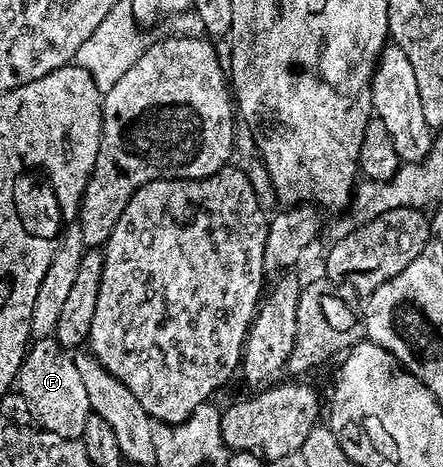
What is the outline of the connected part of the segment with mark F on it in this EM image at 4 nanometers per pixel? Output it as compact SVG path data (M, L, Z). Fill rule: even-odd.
M54 338L37 339L30 344L17 376L17 391L23 395L26 410L36 419L38 426L49 433L57 433L57 437L82 440L85 433L85 421L93 414L89 405L89 393L85 393L85 384L81 381L81 373L77 373L74 358L55 342Z

